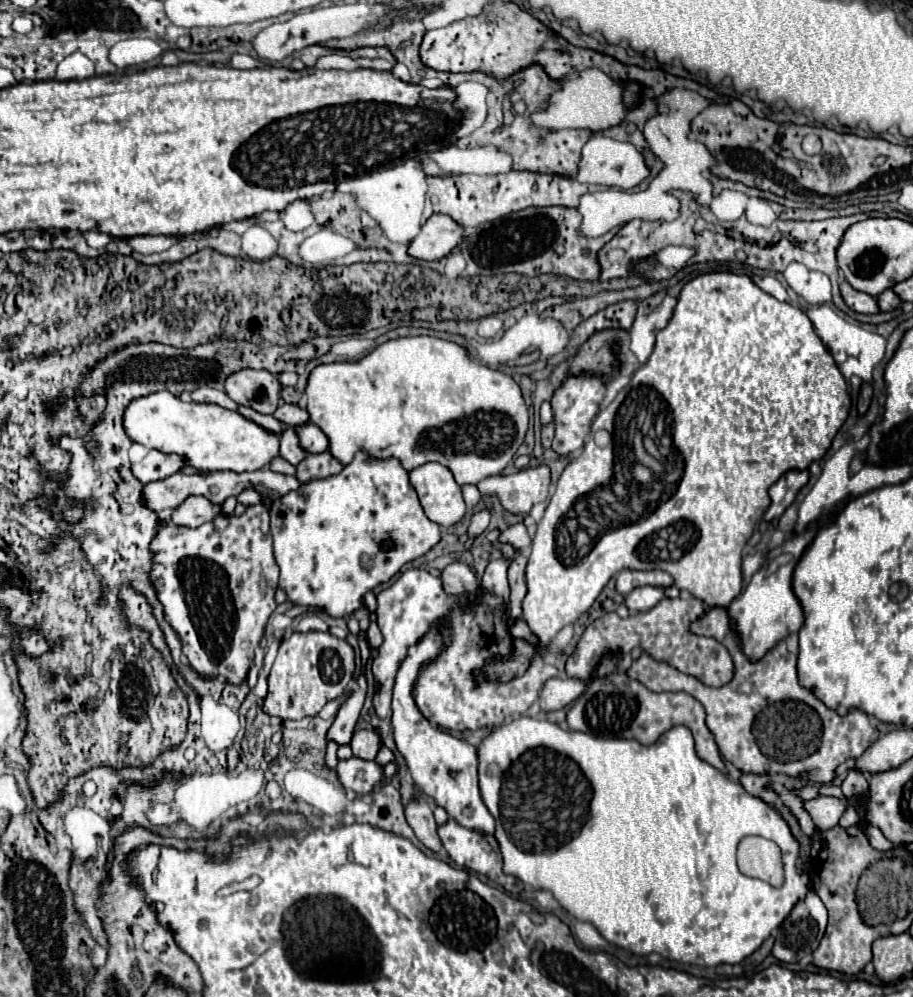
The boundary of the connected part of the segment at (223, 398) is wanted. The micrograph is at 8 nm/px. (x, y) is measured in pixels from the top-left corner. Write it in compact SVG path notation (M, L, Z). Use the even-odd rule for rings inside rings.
M200 386L192 392L192 398L194 402L200 402L200 404L218 404L222 408L228 408L228 410L236 410L238 404L234 404L234 400L230 400L230 396L226 396L226 392L222 390L214 390L210 386Z

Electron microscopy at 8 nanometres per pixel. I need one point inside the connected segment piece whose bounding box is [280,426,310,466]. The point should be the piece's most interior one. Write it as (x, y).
(290, 448)

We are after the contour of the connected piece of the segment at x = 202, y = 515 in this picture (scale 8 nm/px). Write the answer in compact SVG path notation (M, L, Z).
M190 496L176 508L172 520L178 526L198 528L202 522L210 522L220 514L222 514L222 504L210 504L210 500L202 500L202 496Z

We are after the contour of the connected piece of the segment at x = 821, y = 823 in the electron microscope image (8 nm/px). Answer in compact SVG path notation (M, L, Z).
M818 796L816 800L804 802L804 808L810 812L814 824L824 832L838 824L838 820L846 808L846 802L842 802L838 798L830 798L830 796Z

